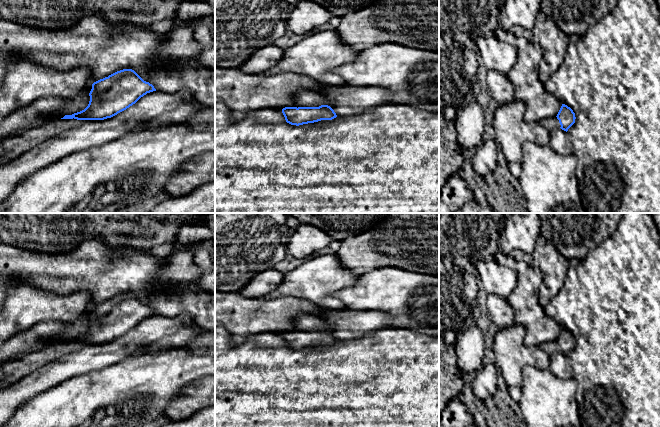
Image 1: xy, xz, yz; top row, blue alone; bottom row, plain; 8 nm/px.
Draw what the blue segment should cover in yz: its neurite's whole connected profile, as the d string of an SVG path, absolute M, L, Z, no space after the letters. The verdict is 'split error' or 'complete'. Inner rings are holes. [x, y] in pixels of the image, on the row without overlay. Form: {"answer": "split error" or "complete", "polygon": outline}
{"answer": "split error", "polygon": "M562 328L556 341L545 342L540 345L540 348L549 356L561 352L564 355L575 347L575 337L573 334L565 328Z"}

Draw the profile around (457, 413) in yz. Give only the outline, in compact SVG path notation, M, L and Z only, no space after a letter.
M457 396L446 405L439 415L439 427L469 427L474 425L473 412L473 406L465 403L461 396Z

